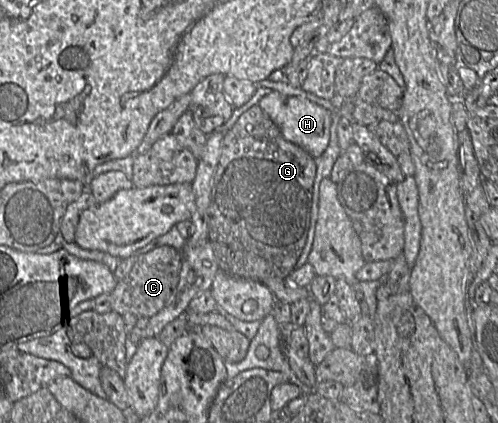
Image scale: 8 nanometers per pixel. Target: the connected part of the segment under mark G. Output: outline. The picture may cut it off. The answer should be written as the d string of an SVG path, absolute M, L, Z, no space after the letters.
M253 105L239 117L234 126L224 136L222 154L213 180L212 199L210 202L209 241L212 243L221 271L235 277L263 282L271 278L287 279L293 271L298 269L295 268L295 265L306 244L311 222L313 185L316 170L315 158L300 146L286 140L280 128L259 105Z

